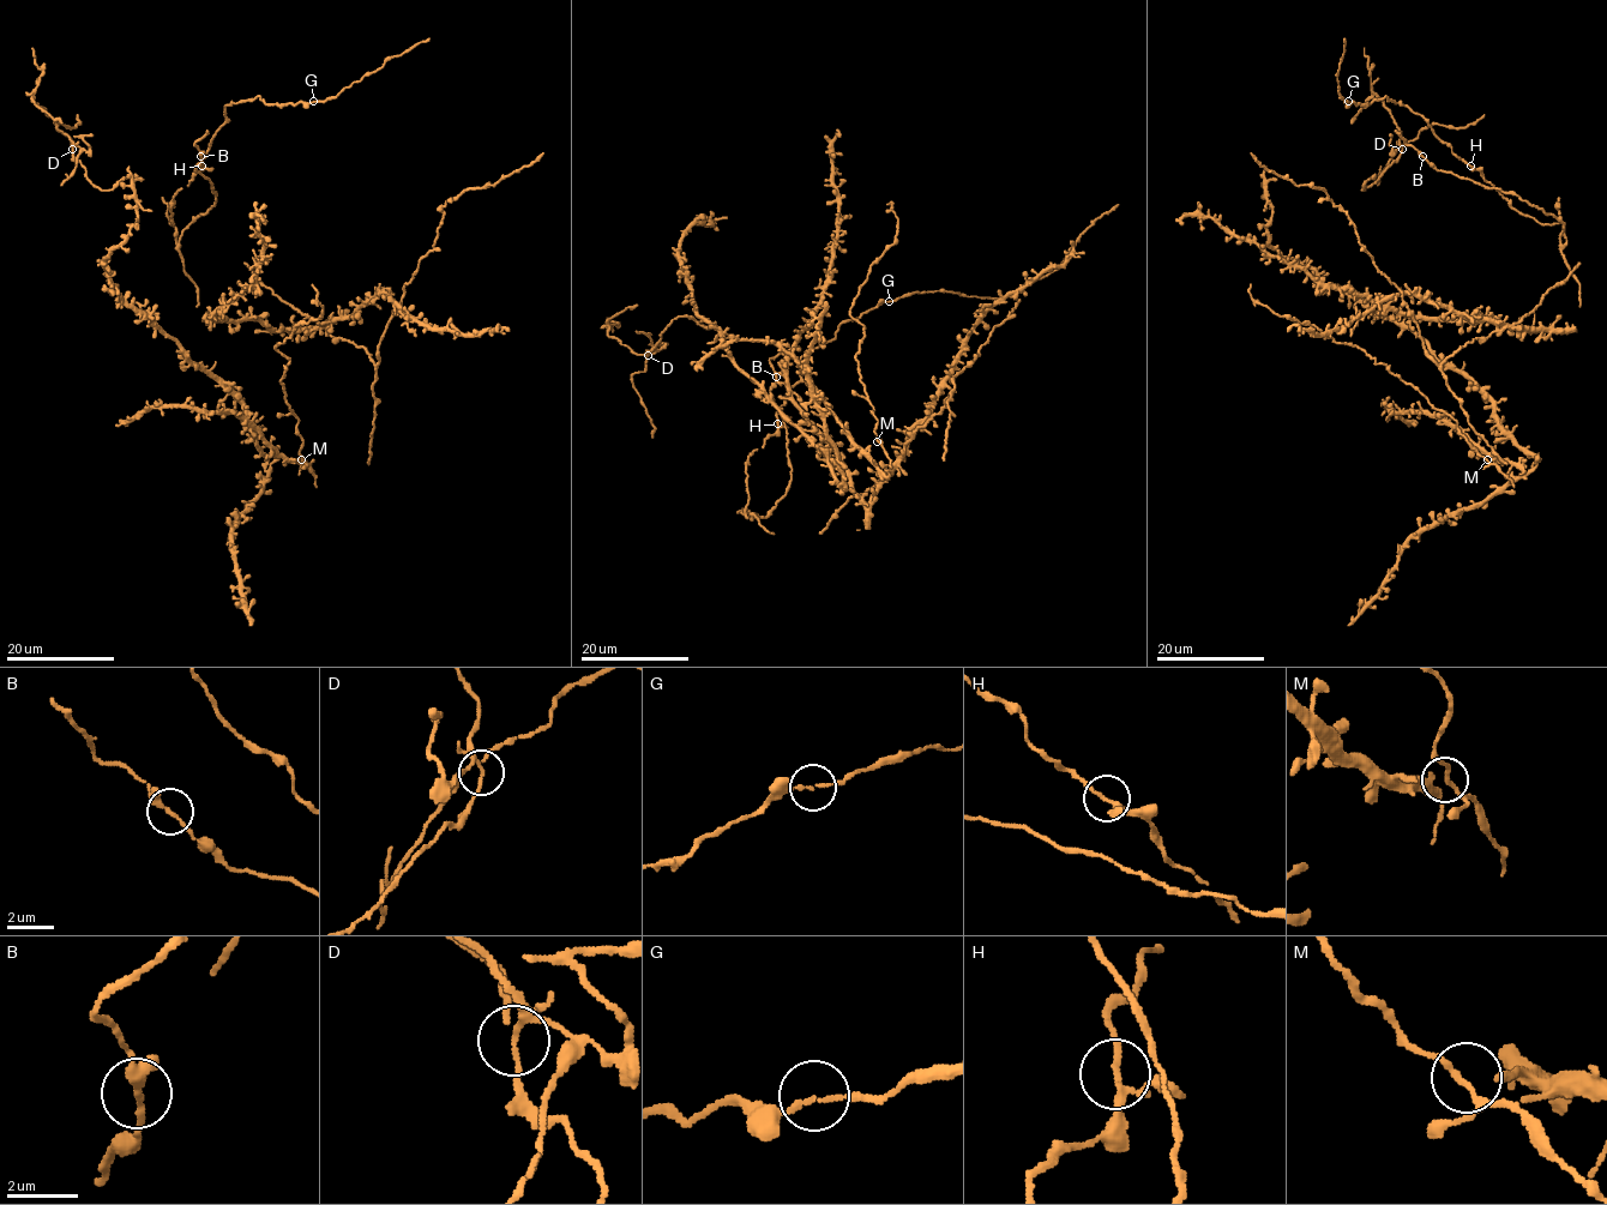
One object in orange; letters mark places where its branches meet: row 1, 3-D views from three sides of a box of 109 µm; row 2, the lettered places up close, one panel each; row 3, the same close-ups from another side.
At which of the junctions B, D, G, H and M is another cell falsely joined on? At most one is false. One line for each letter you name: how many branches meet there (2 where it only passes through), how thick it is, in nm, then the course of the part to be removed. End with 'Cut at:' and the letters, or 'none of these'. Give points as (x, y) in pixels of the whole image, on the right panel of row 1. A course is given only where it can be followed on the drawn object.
D: 4 branches meet; 130 nm thick; foreign part runs (1401, 149), (1401, 132), (1372, 90), (1364, 47)
Cut at: D

